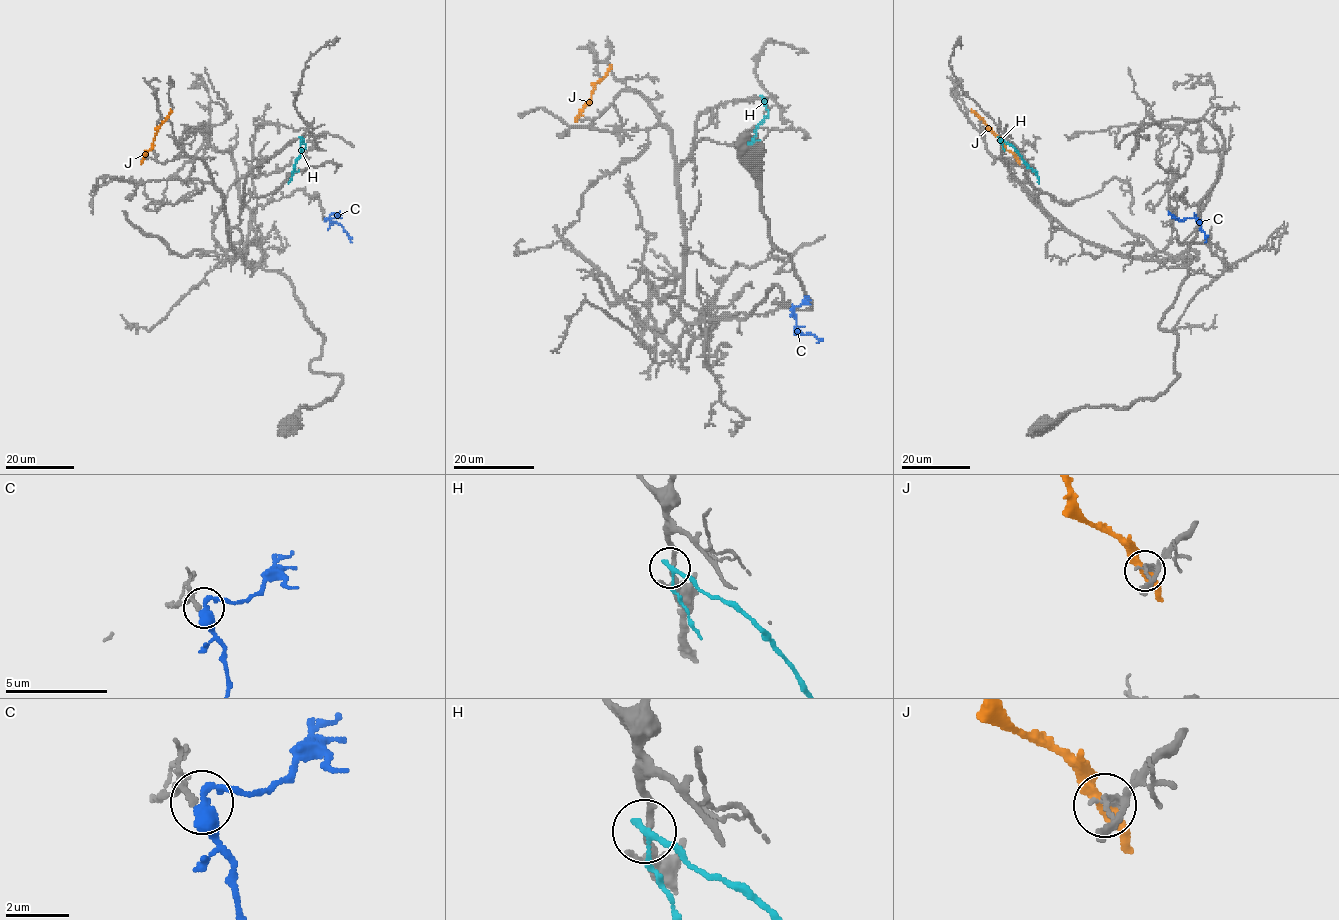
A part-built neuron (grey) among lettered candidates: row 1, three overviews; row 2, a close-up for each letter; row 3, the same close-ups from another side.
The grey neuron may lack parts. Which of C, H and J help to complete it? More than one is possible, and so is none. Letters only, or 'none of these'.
C

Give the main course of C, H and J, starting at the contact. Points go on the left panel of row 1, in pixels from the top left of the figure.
C: (325, 219), (329, 217), (338, 223), (351, 241)
H: (301, 138), (305, 148), (287, 183)
J: (143, 159), (152, 147), (157, 128), (171, 109)

